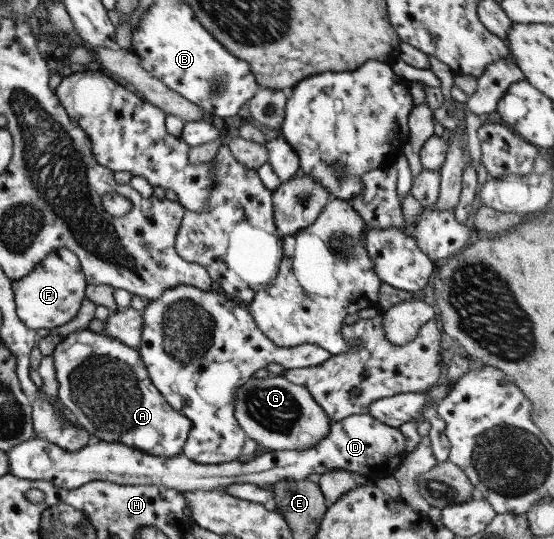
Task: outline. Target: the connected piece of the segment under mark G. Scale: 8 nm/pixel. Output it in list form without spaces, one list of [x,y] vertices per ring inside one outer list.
[[[283,375],[265,378],[250,377],[234,390],[234,418],[245,437],[264,447],[265,451],[301,450],[317,444],[329,430],[330,420],[301,385],[290,383]]]

